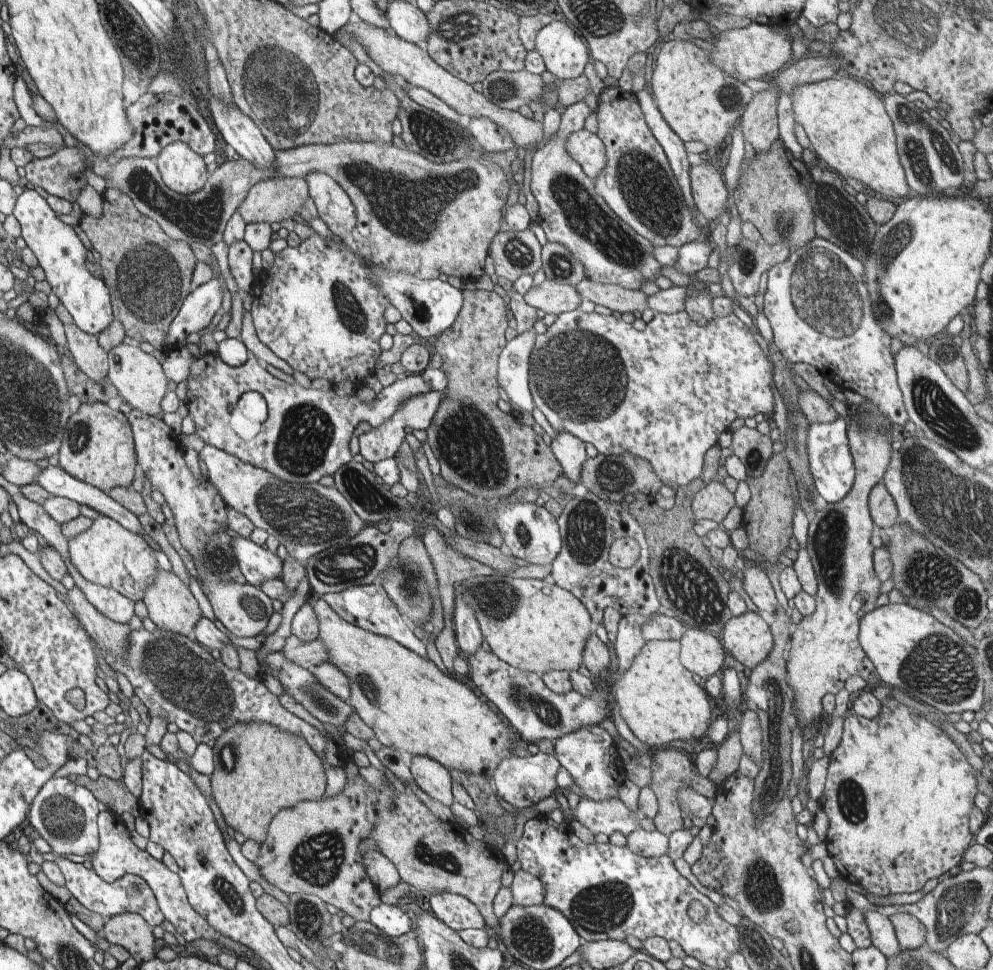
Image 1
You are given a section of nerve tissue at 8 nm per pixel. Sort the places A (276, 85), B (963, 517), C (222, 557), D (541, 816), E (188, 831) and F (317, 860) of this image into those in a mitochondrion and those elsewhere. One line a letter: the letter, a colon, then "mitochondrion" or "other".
A: mitochondrion
B: mitochondrion
C: mitochondrion
D: other
E: mitochondrion
F: mitochondrion

